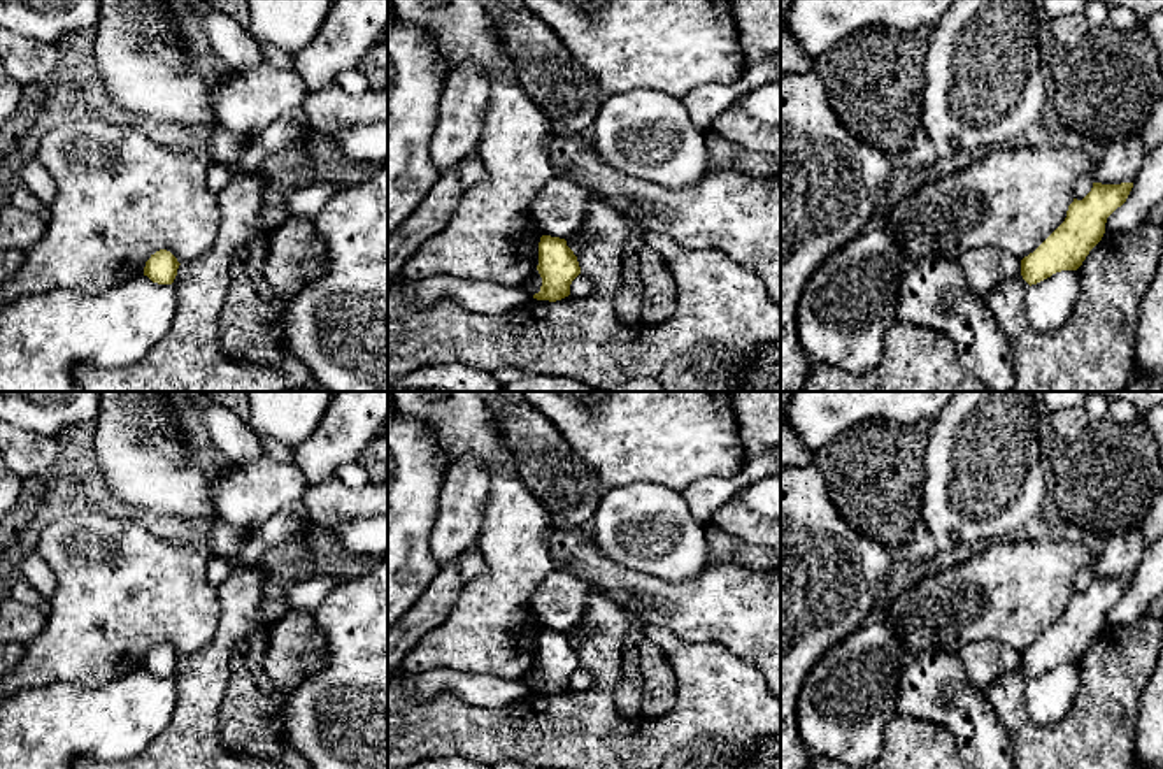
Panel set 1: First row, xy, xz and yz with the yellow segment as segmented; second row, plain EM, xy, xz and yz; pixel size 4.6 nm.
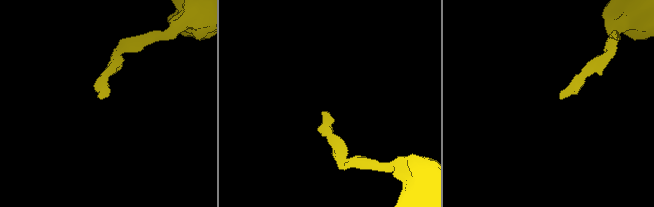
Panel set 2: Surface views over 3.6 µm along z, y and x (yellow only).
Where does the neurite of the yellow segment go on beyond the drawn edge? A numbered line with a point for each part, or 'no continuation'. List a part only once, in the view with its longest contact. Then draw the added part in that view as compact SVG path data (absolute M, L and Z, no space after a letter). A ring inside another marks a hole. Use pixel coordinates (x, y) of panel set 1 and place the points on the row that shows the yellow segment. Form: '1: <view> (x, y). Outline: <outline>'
no continuation

